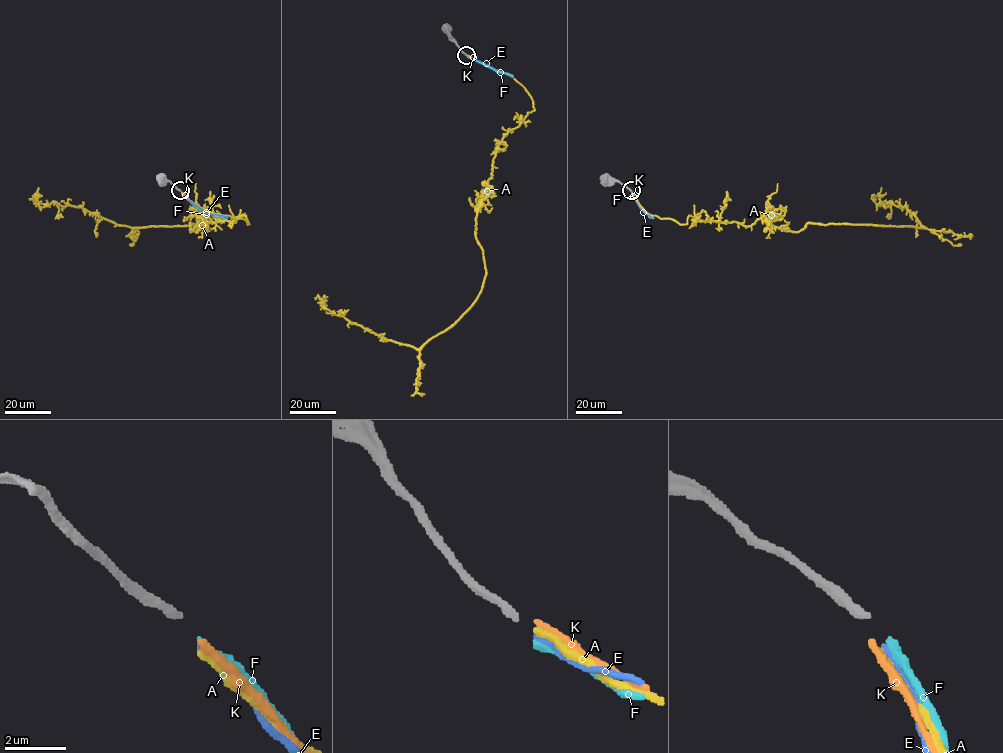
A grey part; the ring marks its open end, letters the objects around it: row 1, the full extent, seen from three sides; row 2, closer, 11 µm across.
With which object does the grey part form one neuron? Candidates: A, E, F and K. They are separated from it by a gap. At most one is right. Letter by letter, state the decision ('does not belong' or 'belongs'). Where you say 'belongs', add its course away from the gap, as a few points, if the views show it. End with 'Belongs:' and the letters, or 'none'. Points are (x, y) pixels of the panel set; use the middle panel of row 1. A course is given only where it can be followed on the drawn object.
A: does not belong
E: does not belong
F: belongs | via (467, 56), (513, 77)
K: does not belong
Belongs: F

